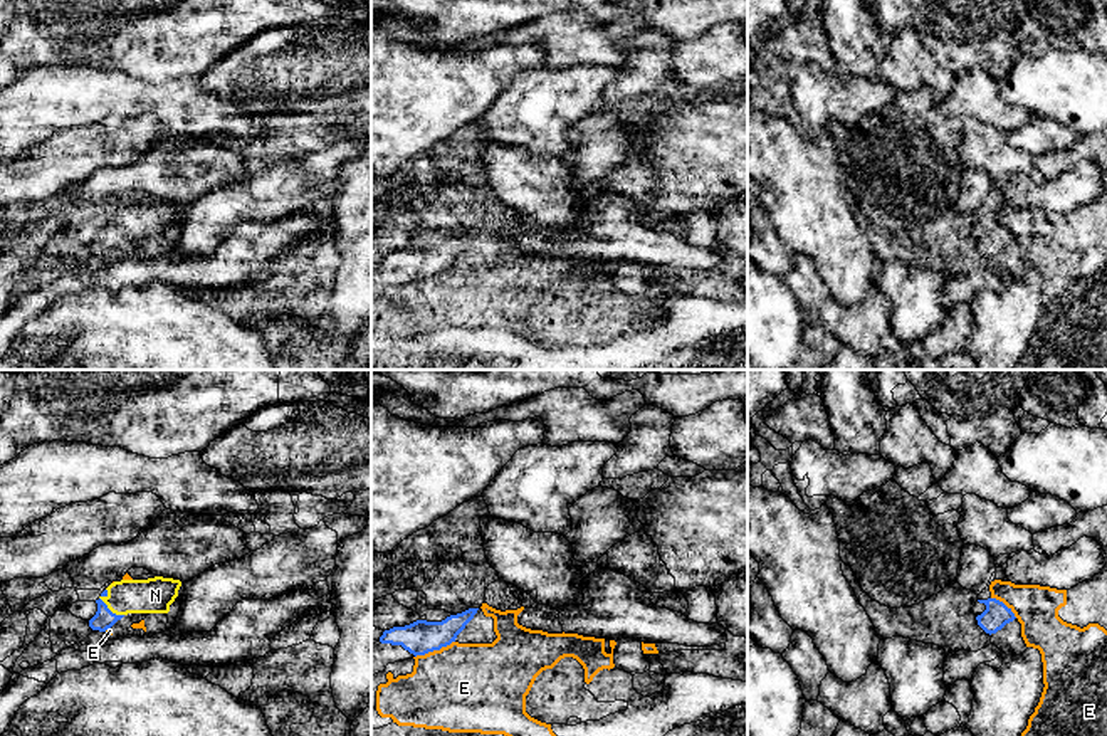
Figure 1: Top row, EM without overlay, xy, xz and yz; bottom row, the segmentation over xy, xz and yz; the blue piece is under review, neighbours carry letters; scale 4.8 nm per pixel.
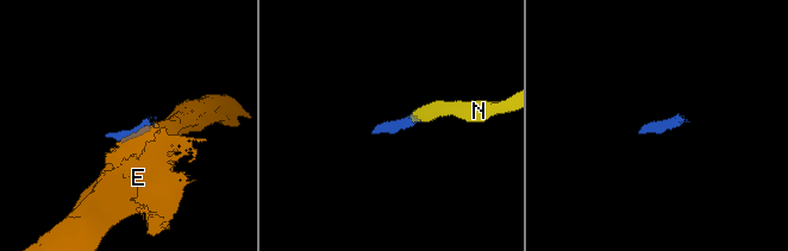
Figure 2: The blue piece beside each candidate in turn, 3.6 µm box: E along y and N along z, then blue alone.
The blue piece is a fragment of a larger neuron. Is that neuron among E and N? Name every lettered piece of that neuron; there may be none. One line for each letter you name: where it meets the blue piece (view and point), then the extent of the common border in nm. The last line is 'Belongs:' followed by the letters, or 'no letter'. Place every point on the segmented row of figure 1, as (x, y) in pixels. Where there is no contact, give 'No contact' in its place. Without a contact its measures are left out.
N: Touches blue at xy (106, 605). Shared border 160 nm
Belongs: N

